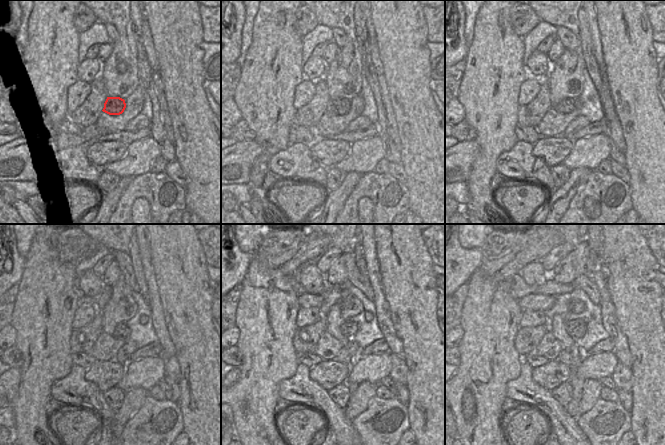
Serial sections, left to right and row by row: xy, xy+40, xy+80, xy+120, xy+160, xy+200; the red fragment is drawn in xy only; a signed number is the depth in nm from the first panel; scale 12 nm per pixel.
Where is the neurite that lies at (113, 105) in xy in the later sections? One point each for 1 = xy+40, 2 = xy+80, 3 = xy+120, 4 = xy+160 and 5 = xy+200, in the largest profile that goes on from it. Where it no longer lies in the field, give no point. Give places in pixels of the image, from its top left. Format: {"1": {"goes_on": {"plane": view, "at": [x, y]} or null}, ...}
{"1": {"goes_on": {"plane": "xy+40", "at": [341, 106]}}, "2": {"goes_on": {"plane": "xy+80", "at": [565, 106]}}, "3": {"goes_on": {"plane": "xy+120", "at": [121, 330]}}, "4": {"goes_on": {"plane": "xy+160", "at": [348, 328]}}, "5": {"goes_on": {"plane": "xy+200", "at": [576, 328]}}}

